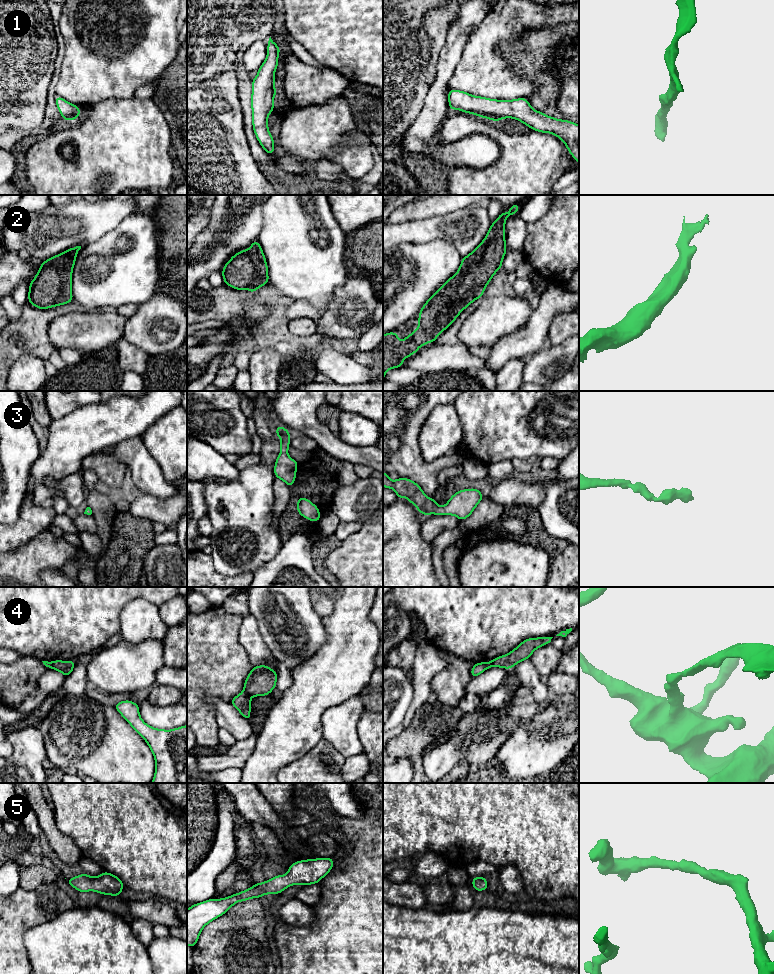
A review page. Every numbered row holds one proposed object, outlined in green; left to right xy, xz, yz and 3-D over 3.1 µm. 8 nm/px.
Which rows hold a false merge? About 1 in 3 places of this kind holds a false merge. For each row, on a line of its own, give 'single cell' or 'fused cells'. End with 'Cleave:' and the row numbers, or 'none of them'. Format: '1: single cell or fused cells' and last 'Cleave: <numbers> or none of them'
1: single cell
2: single cell
3: single cell
4: fused cells
5: single cell
Cleave: 4

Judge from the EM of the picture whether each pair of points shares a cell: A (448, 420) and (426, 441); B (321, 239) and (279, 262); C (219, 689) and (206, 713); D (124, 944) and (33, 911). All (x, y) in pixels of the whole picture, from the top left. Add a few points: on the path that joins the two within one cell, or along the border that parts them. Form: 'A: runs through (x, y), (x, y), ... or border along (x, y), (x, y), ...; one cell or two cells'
A: runs through (443, 425), (431, 437); one cell
B: runs through (311, 245), (293, 262), (289, 262); one cell
C: runs through (212, 692), (204, 700), (204, 706); one cell
D: border along (73, 906), (53, 918), (31, 927); two cells

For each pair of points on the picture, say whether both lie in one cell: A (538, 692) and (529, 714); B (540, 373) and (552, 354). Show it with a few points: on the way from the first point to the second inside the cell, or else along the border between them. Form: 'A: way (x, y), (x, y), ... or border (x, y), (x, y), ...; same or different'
A: border (529, 700), (546, 702); different
B: way (544, 368), (552, 359); same

